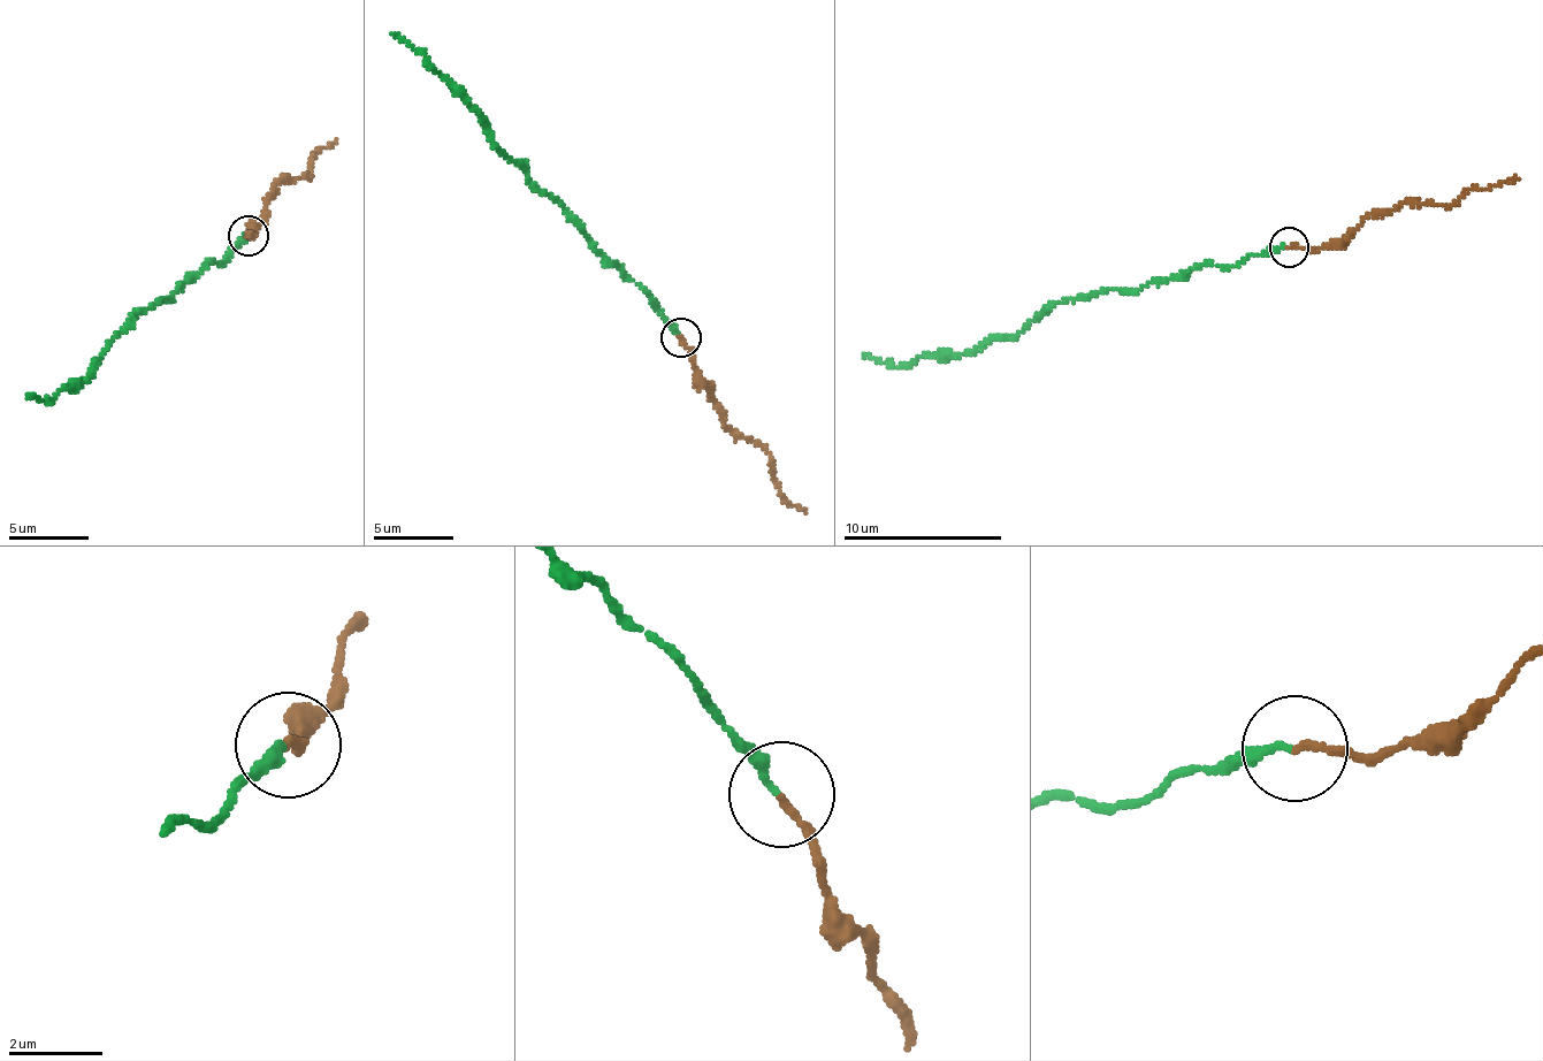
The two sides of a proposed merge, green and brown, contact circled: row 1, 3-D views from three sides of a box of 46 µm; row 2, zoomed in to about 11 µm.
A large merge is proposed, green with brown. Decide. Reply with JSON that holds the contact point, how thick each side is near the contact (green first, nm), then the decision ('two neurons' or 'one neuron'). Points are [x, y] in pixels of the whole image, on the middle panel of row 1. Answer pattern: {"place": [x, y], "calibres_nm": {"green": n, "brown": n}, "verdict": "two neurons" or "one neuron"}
{"place": [680, 337], "calibres_nm": {"green": 180, "brown": 160}, "verdict": "one neuron"}

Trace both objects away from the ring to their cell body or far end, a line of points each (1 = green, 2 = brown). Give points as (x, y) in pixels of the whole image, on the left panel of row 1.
1: (245, 237), (223, 261), (205, 264), (173, 297), (132, 314), (83, 382), (62, 384), (48, 403), (27, 394)
2: (249, 237), (273, 195), (272, 189), (311, 176), (311, 158), (336, 139)

